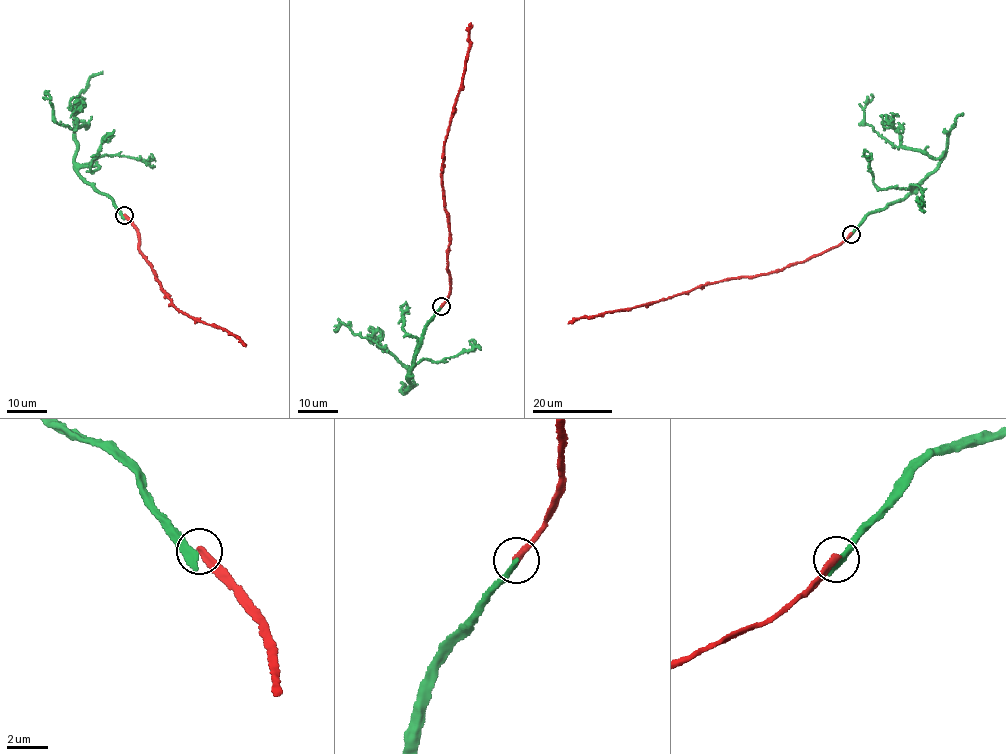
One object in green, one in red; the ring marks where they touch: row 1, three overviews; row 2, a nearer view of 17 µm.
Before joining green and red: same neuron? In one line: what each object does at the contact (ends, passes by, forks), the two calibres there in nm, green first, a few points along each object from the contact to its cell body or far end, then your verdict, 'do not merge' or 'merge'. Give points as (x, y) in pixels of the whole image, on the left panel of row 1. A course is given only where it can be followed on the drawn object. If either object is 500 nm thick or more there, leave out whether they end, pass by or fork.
green ends there; red ends there; 420 nm thick on the green side, 340 nm on the other; green runs (123, 215), (78, 172), (74, 130), (79, 122), (88, 127), (71, 129), (55, 121), (46, 96), (49, 91); red runs (125, 215), (139, 233), (140, 251), (176, 308), (197, 320), (223, 329), (243, 341), (245, 346); do not merge

